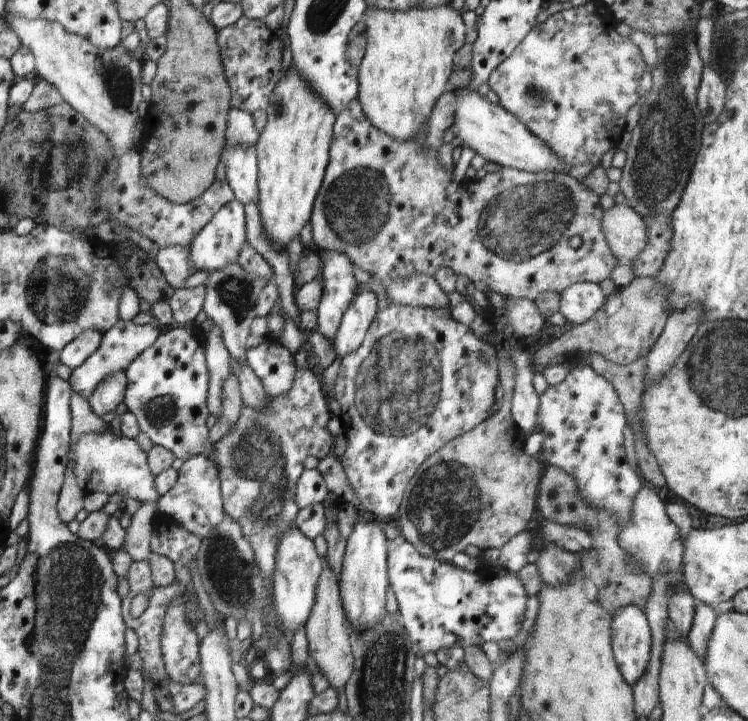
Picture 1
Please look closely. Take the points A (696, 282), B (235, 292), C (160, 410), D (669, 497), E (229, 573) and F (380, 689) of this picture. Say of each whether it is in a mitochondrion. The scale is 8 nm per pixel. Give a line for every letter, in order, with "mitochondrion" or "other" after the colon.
A: other
B: mitochondrion
C: mitochondrion
D: other
E: mitochondrion
F: mitochondrion

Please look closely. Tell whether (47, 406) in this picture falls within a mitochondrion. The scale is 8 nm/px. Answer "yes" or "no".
no

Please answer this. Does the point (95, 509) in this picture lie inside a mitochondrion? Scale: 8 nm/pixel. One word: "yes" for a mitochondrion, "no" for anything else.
no

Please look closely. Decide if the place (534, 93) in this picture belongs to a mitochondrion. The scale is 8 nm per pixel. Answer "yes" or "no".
yes

